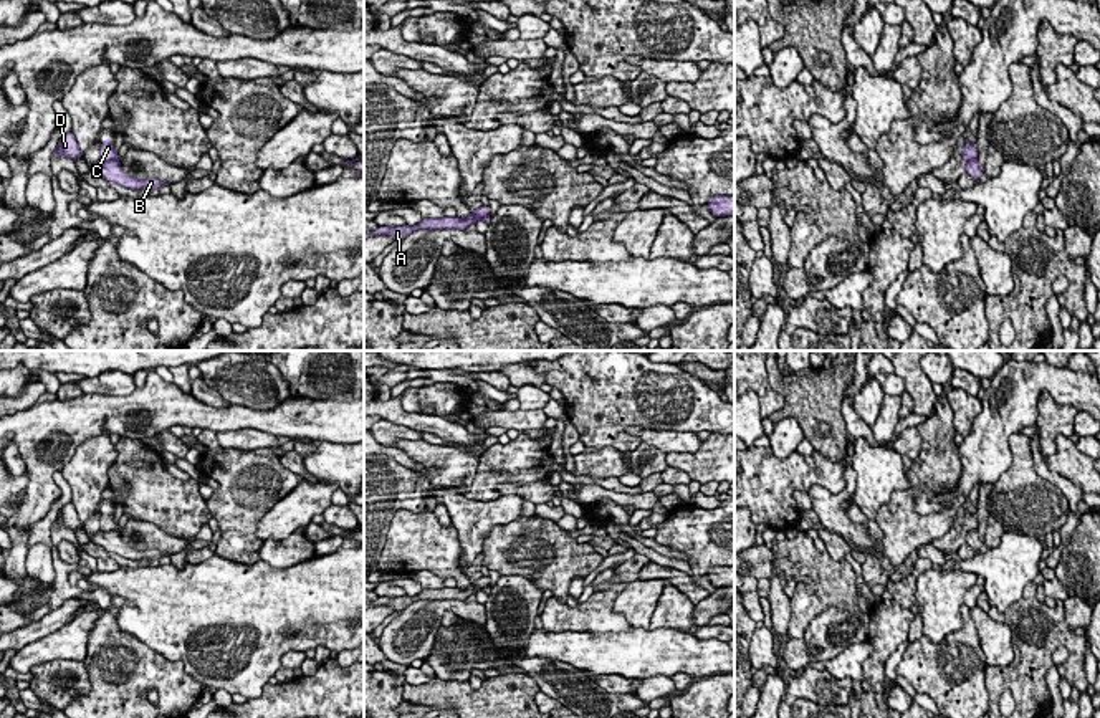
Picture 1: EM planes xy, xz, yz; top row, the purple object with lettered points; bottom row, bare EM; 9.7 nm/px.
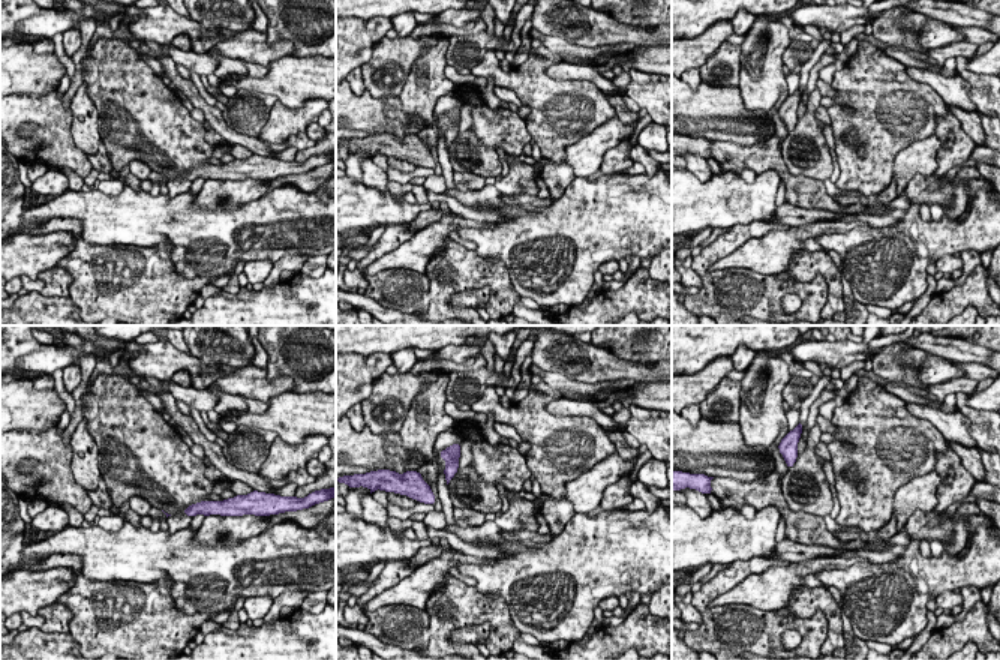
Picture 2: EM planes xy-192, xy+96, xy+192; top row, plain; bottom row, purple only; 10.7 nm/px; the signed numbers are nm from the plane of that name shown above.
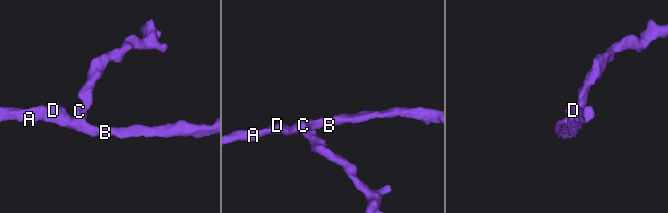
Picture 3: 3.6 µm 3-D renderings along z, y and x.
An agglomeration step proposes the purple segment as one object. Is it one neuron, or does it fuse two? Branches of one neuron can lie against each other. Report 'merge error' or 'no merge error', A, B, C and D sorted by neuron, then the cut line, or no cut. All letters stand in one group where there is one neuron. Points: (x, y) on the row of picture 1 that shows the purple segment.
merge error | A B D / C | xy (100, 159), (118, 161)

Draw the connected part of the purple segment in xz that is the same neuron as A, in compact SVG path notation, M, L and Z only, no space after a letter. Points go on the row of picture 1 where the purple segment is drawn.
M481 205L480 208L470 212L466 218L458 217L440 217L440 218L422 218L417 225L409 227L379 227L375 232L364 233L364 240L367 237L375 235L390 235L395 242L404 240L415 230L430 228L430 230L466 230L470 225L476 223L478 217L490 217L490 205Z

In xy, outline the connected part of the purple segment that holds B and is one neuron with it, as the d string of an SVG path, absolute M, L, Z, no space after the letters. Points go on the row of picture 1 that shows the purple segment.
M98 160L94 165L89 165L91 172L103 175L108 182L119 184L129 190L139 189L160 189L164 182L157 179L134 179L124 174L119 160Z

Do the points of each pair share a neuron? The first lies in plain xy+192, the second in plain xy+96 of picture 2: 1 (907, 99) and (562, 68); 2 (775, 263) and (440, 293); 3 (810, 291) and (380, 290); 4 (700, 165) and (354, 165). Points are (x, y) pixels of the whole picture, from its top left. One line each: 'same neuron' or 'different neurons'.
1: different neurons
2: different neurons
3: same neuron
4: different neurons

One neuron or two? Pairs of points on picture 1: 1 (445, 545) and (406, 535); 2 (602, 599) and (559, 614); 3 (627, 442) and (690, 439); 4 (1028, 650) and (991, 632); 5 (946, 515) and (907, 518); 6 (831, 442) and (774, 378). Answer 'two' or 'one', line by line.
1: one
2: one
3: two
4: two
5: one
6: one

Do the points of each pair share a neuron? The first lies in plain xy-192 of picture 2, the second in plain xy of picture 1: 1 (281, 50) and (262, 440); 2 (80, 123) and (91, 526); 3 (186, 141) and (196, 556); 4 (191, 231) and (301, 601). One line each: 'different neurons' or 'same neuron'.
1: different neurons
2: different neurons
3: different neurons
4: same neuron

